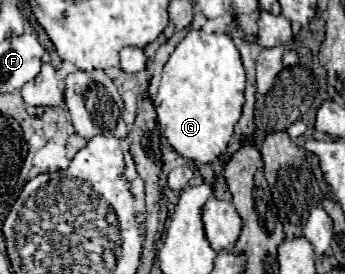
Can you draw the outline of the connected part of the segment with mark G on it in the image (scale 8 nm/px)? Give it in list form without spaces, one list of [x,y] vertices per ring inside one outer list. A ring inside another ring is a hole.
[[[189,30],[161,72],[155,110],[165,140],[185,158],[207,164],[229,144],[245,104],[245,72],[239,50],[227,34]]]

